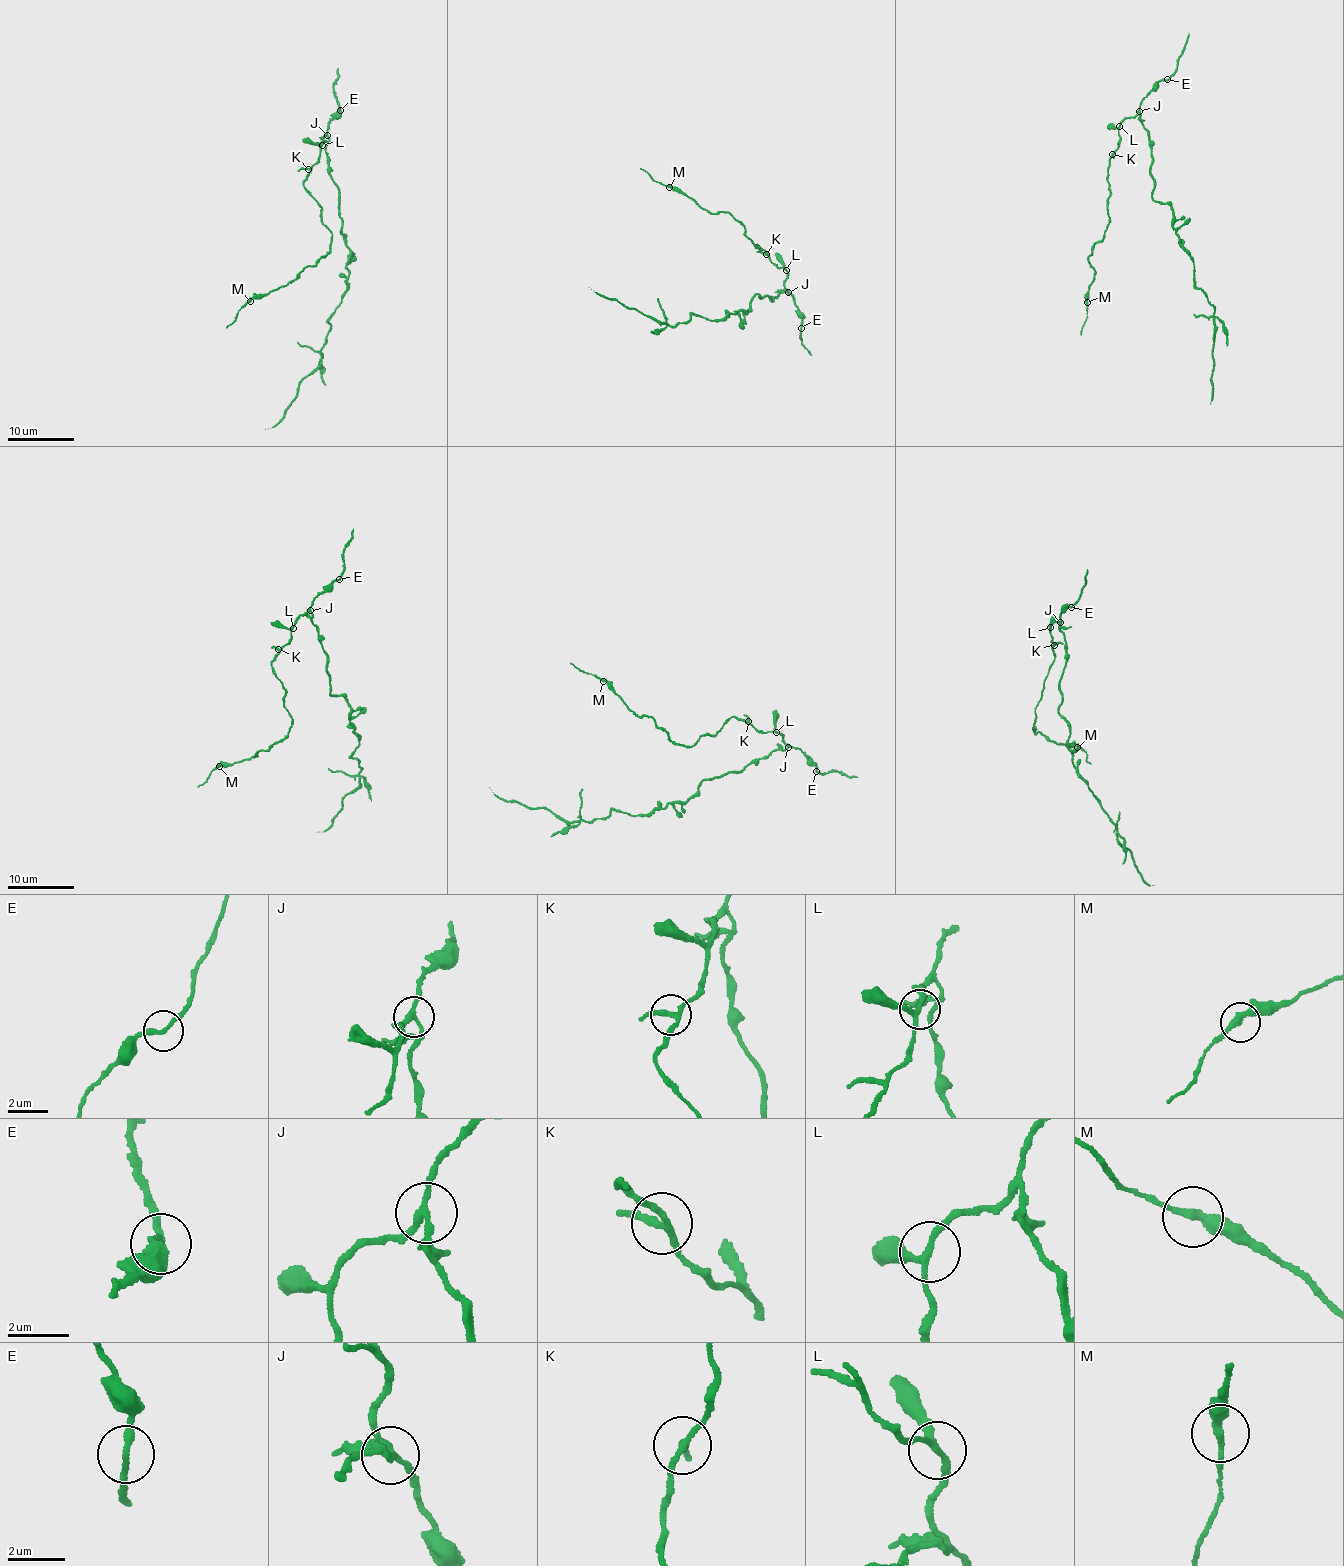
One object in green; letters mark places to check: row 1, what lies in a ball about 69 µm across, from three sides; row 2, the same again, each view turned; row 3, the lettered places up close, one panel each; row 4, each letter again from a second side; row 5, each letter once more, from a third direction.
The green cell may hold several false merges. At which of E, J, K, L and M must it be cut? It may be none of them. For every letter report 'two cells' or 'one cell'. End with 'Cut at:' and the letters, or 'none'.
E: one cell
J: two cells
K: one cell
L: one cell
M: one cell
Cut at: J

